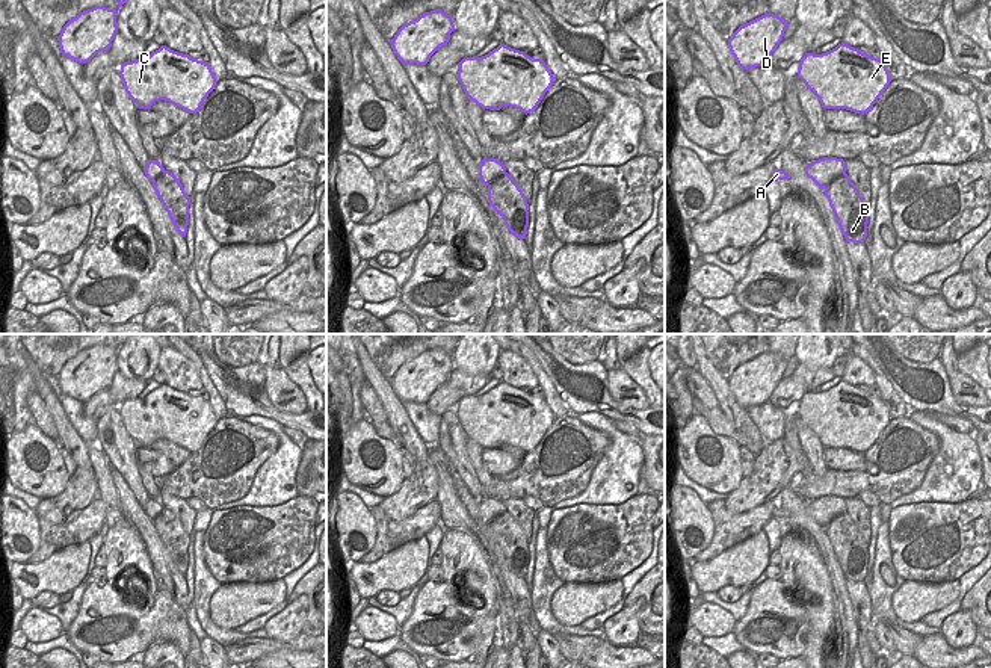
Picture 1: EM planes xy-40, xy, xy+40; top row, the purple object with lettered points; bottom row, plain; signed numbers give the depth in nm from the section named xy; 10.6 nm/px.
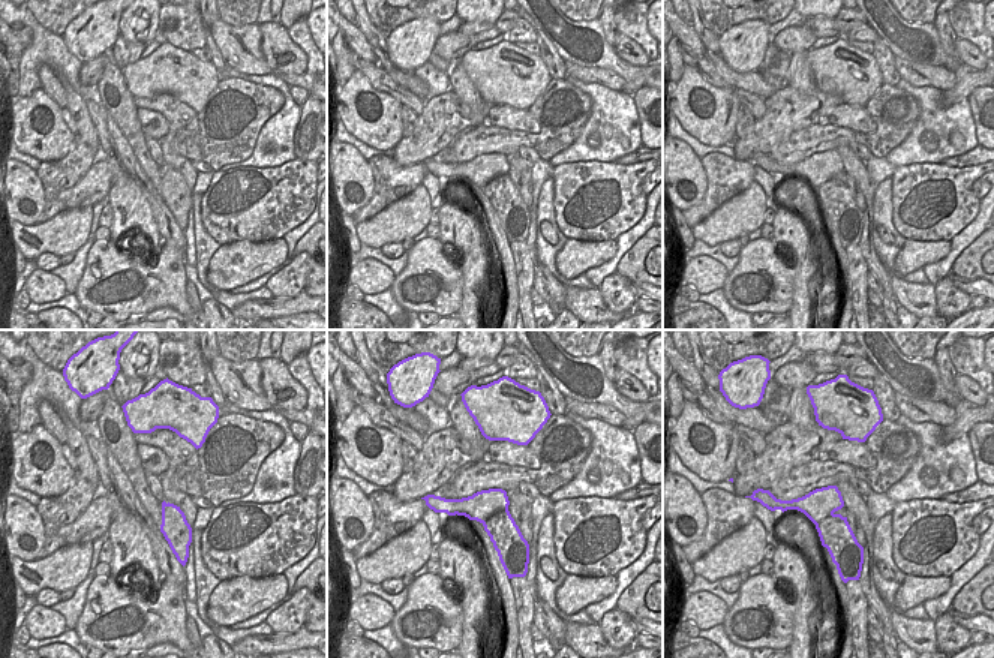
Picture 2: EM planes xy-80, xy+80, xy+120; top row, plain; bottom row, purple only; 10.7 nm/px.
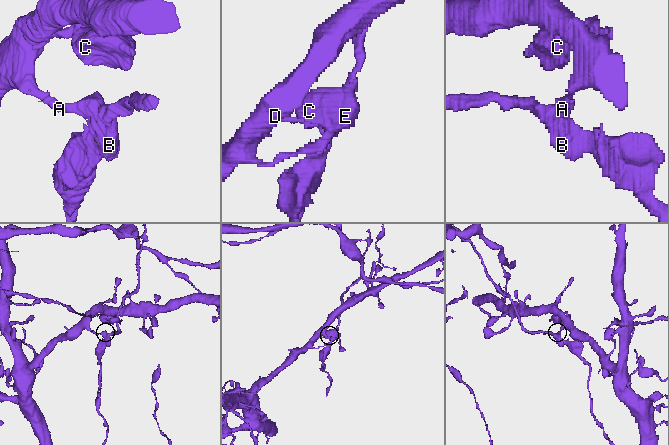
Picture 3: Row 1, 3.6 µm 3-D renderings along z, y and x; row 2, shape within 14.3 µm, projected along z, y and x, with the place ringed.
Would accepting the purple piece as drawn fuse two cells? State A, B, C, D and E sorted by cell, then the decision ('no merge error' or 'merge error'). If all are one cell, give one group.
A C D E / B; merge error

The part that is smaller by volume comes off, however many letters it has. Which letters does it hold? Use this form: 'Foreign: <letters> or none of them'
Foreign: B.

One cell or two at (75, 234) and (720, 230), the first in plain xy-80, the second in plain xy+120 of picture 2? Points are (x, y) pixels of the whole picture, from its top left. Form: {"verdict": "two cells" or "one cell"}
{"verdict": "one cell"}

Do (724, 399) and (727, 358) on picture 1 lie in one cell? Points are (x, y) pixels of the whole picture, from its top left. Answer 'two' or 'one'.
two

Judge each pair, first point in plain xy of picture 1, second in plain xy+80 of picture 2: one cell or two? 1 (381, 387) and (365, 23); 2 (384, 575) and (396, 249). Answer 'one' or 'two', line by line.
1: one
2: two

